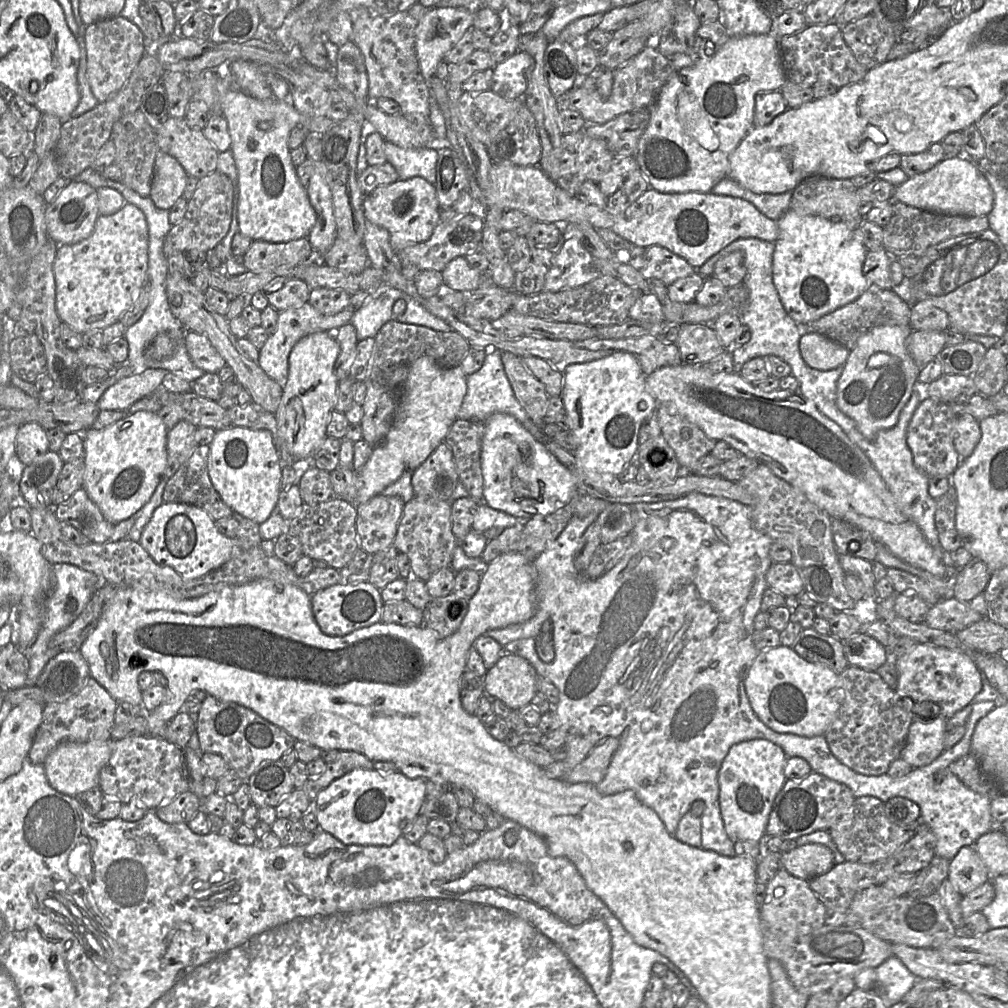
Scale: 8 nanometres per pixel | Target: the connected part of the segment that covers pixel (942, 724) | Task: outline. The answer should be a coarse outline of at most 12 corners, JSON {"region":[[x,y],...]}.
{"region":[[948,718],[915,719],[899,758],[914,769],[945,750]]}

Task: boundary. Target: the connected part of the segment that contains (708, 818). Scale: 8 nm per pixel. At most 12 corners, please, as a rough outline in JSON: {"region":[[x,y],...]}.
{"region":[[718,802],[705,804],[700,848],[735,856]]}

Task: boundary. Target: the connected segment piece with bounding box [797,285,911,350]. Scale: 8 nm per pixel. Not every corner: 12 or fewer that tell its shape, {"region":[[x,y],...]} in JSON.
{"region":[[870,285],[854,301],[797,323],[853,349],[877,326],[909,326],[911,305]]}

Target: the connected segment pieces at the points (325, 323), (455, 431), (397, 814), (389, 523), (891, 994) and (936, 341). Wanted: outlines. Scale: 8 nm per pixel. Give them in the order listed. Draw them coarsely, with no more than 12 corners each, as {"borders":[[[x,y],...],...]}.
{"borders":[[[308,302],[279,312],[258,365],[283,387],[303,337],[335,331],[353,311],[320,314]],[[456,419],[444,443],[460,482],[483,503],[484,424]],[[354,769],[313,801],[319,830],[390,846],[421,814],[425,782]],[[378,494],[357,506],[359,549],[393,544],[405,502]],[[894,956],[876,967],[879,993],[903,1001],[917,978]],[[912,331],[908,350],[919,367],[945,346],[944,331]]]}

